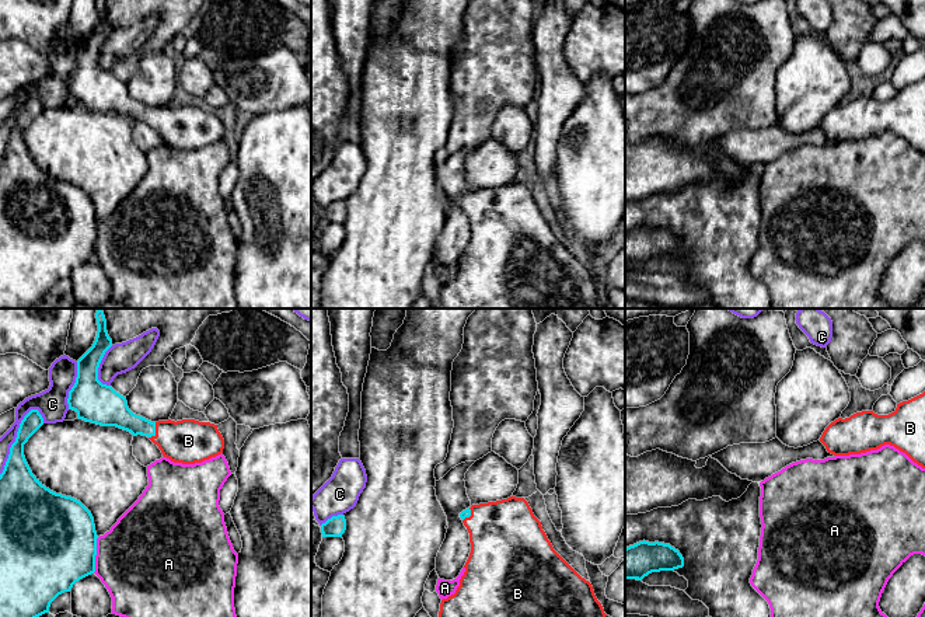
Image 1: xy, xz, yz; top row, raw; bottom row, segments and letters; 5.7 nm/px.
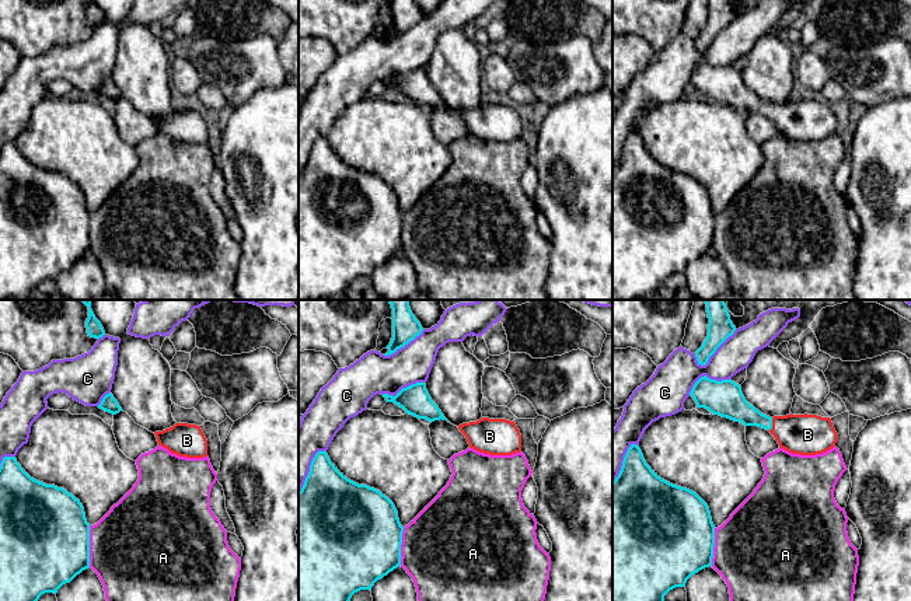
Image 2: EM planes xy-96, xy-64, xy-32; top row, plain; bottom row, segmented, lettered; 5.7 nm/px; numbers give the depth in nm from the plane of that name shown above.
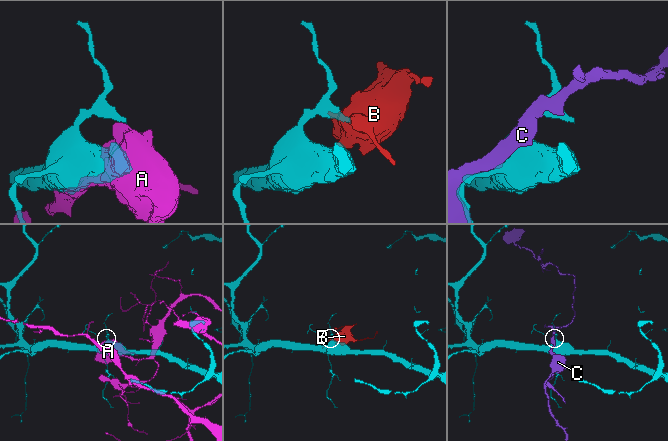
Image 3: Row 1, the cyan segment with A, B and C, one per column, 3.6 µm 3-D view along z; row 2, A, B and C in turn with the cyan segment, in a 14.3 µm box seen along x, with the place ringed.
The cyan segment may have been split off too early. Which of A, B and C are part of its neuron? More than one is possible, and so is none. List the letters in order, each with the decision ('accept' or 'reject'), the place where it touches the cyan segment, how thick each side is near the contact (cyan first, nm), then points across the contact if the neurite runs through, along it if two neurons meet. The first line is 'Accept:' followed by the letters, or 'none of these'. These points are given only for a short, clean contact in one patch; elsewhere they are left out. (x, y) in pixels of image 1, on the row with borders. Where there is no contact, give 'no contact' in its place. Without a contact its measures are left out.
Accept: B
A: reject | xy (96, 554) | 500/480 nm
B: accept | xy (154, 431) | 160/260 nm | across xy (115, 412), (136, 425), (154, 431), (177, 441), (188, 441)
C: reject | xy (73, 386) | 240/180 nm

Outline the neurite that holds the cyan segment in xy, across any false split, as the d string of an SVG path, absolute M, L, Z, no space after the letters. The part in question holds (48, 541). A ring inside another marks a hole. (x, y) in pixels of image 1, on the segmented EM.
M38 409L20 423L0 474L0 617L39 617L50 603L95 572L97 531L91 512L77 499L46 488L31 471L24 445L43 425Z

